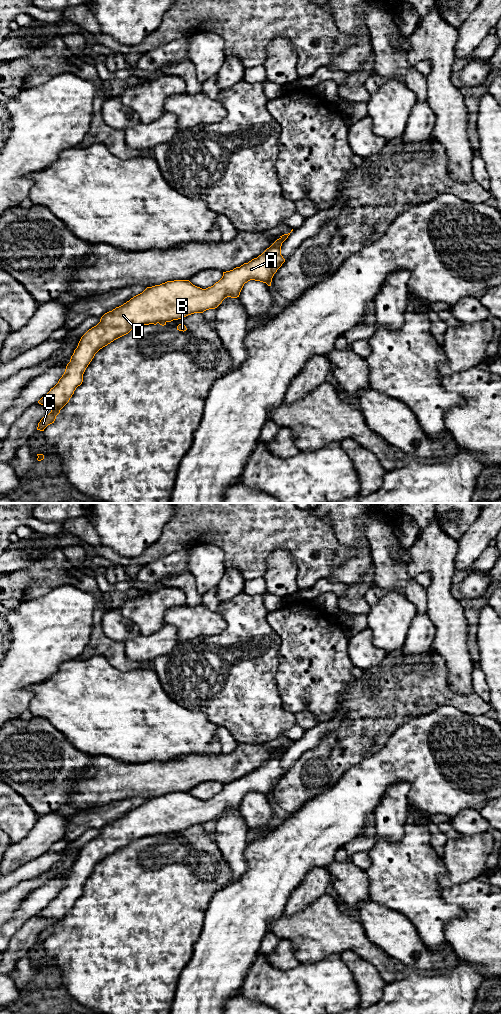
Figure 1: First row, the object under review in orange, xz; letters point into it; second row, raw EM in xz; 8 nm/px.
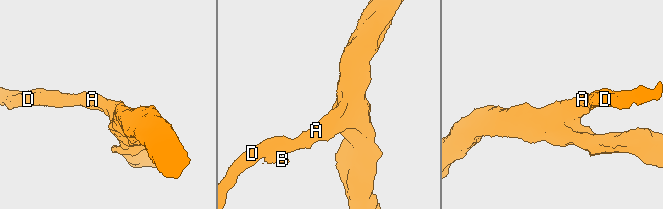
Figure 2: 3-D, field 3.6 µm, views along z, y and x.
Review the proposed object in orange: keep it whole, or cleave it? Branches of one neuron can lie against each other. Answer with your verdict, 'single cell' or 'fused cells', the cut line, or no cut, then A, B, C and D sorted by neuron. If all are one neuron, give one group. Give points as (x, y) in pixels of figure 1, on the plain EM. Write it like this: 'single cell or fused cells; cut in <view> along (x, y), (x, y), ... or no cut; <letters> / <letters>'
fused cells; cut in xz along (165, 833), (159, 835); A C D / B

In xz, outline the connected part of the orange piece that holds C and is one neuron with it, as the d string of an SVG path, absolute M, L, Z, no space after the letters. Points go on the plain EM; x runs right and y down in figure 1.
M289 747L280 748L257 770L223 784L222 790L211 799L202 801L189 792L167 793L147 799L123 817L105 825L100 834L81 849L58 895L38 913L51 924L40 932L37 942L44 943L54 935L60 922L82 896L83 886L95 866L114 852L142 837L171 834L215 821L225 810L239 809L244 796L250 792L271 798L274 786L285 774L281 758Z

